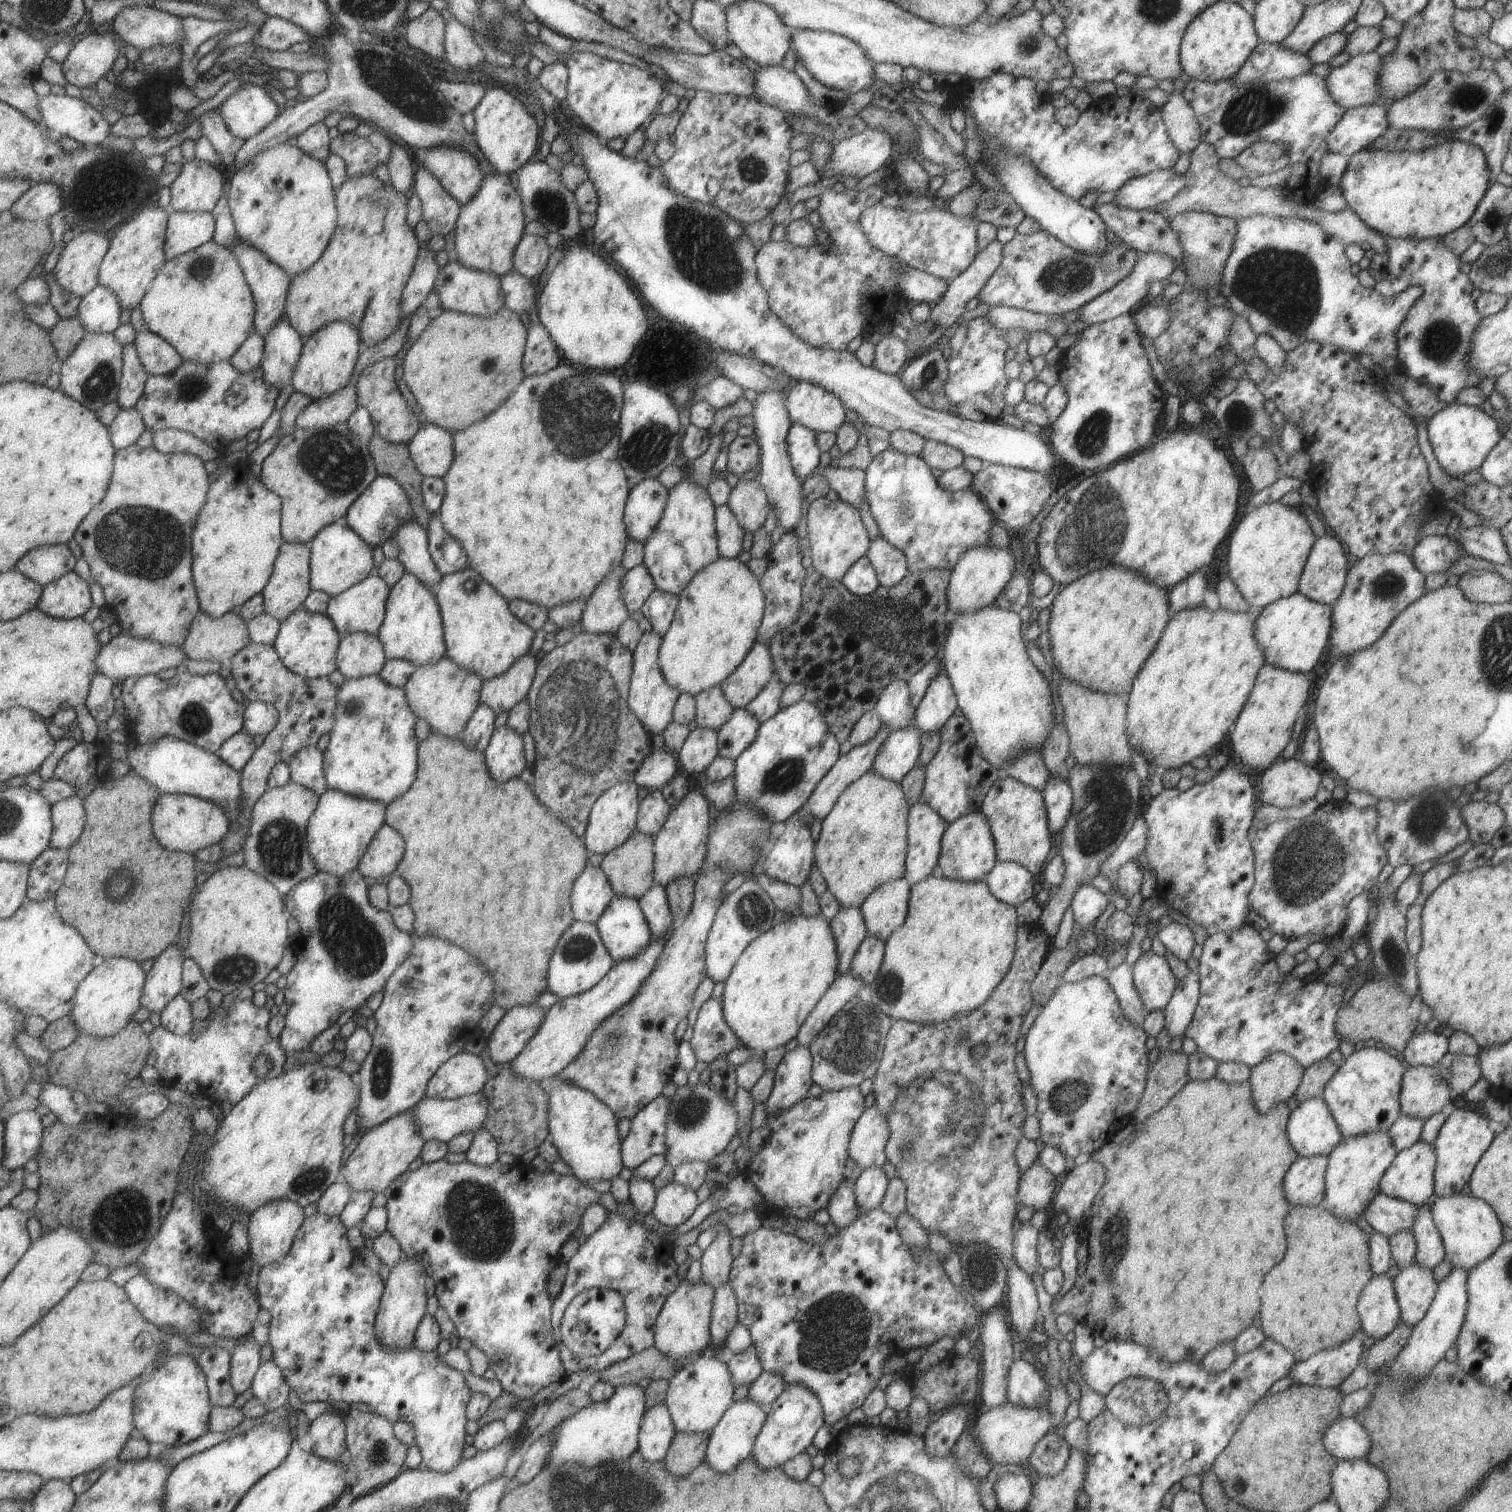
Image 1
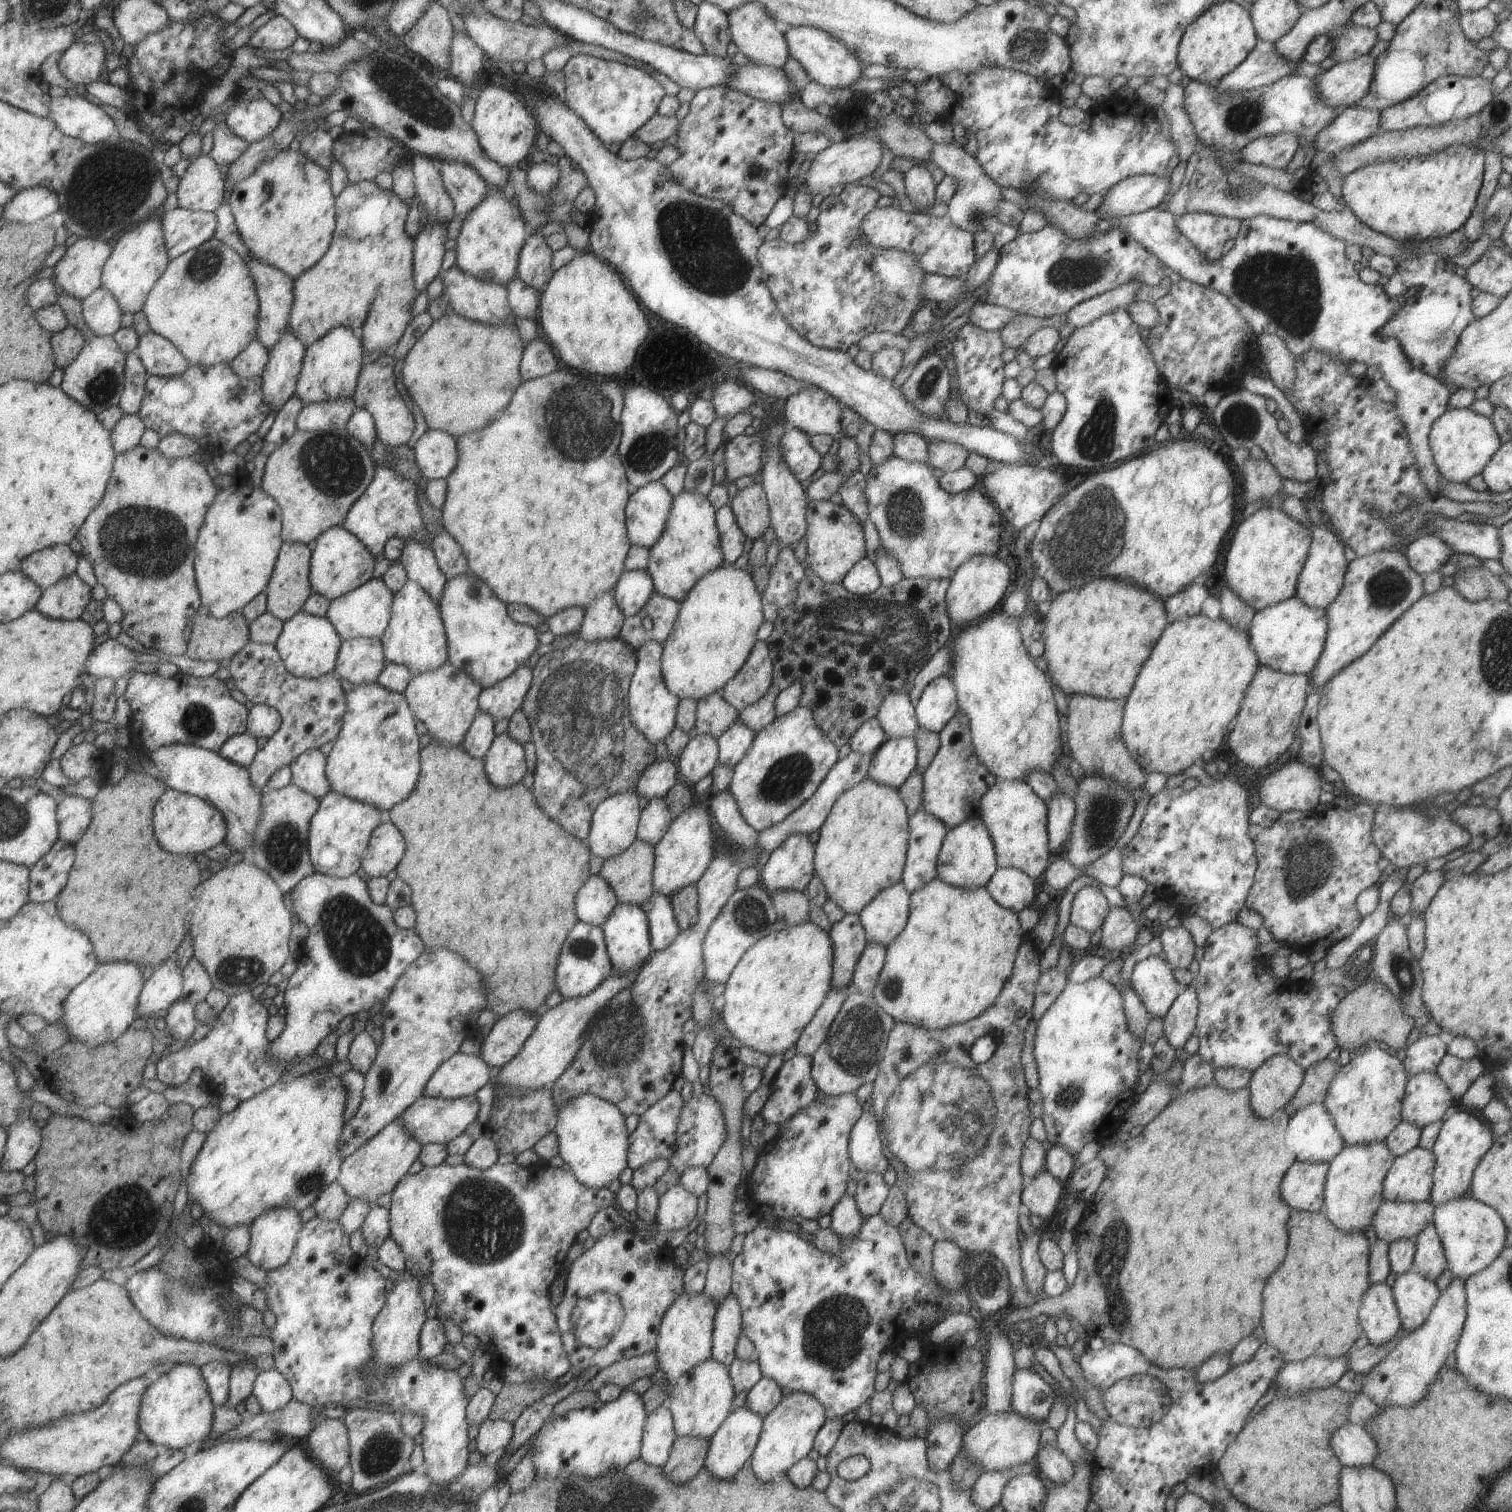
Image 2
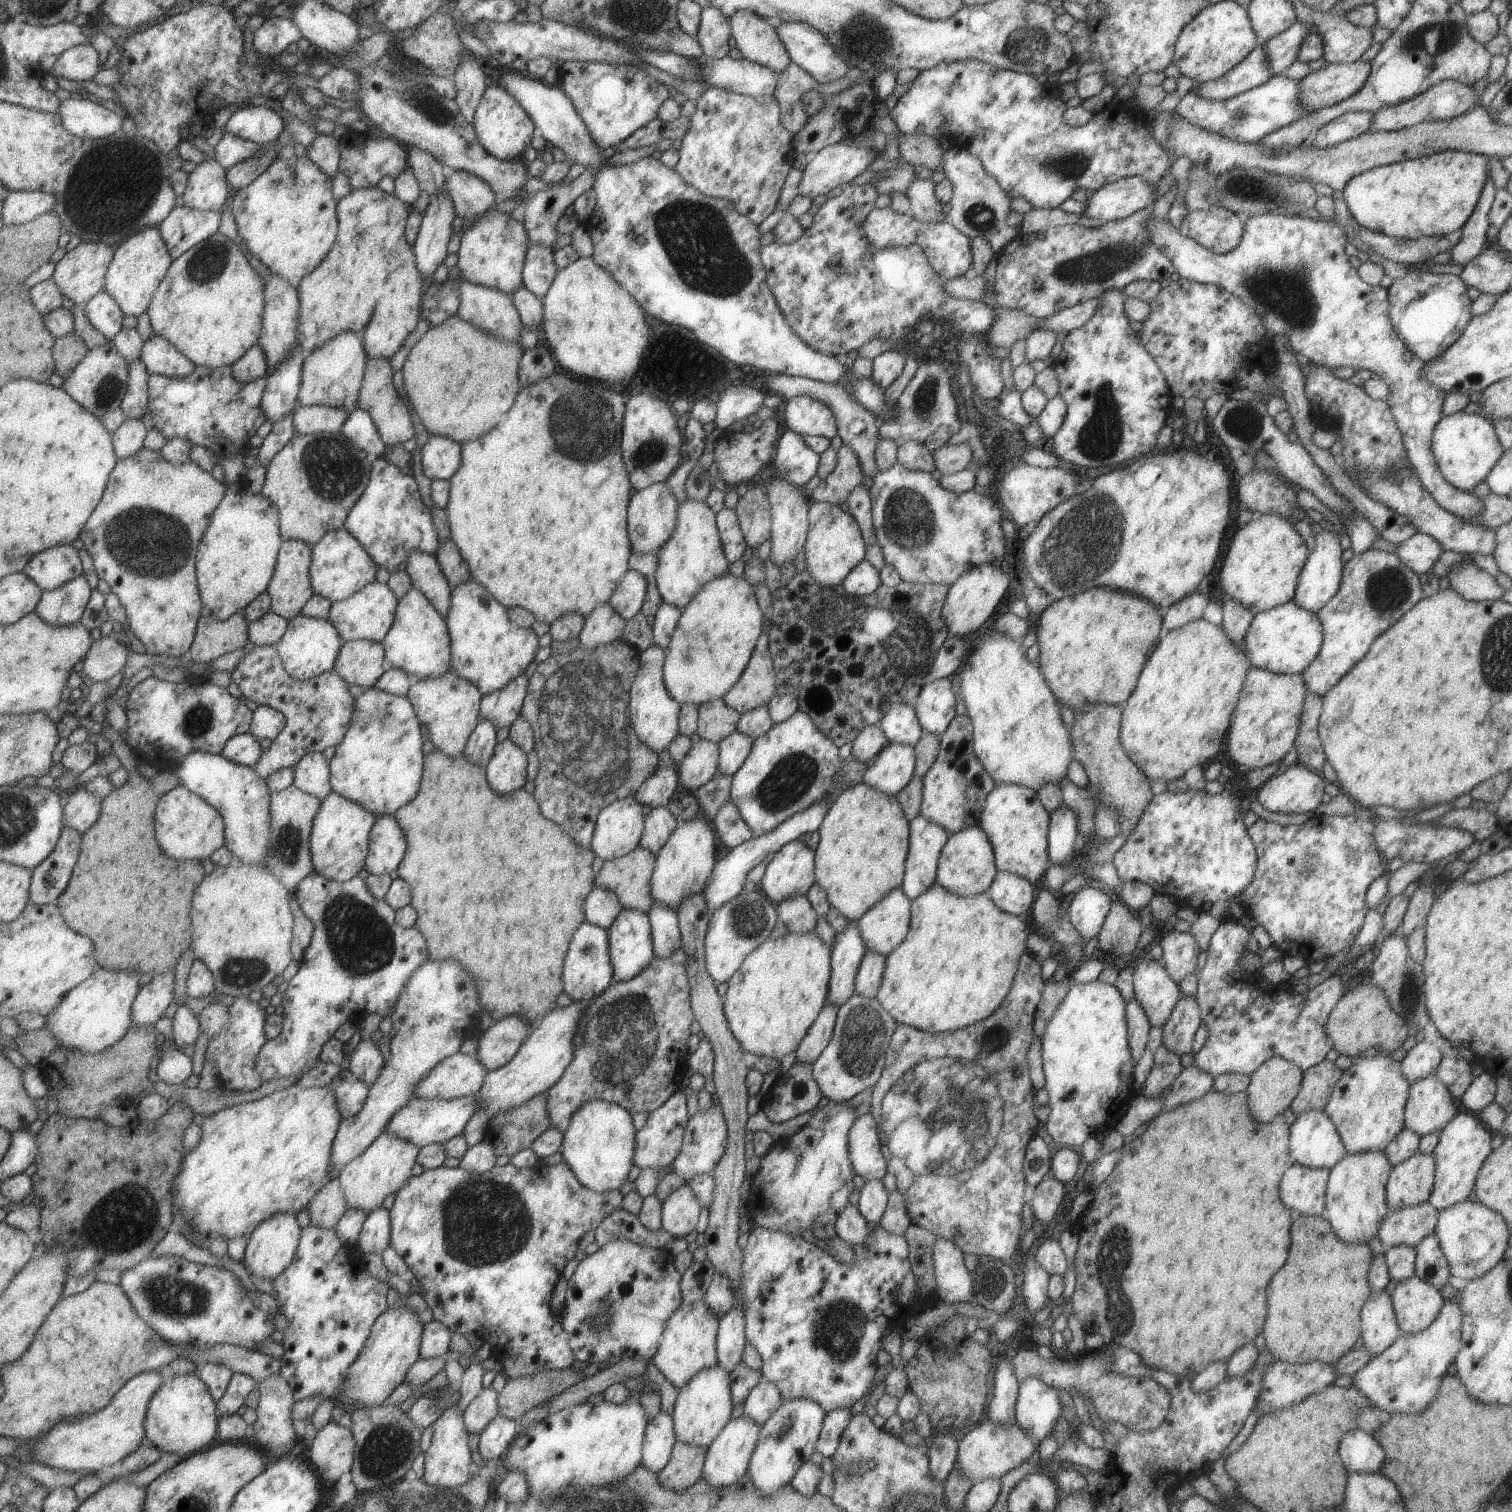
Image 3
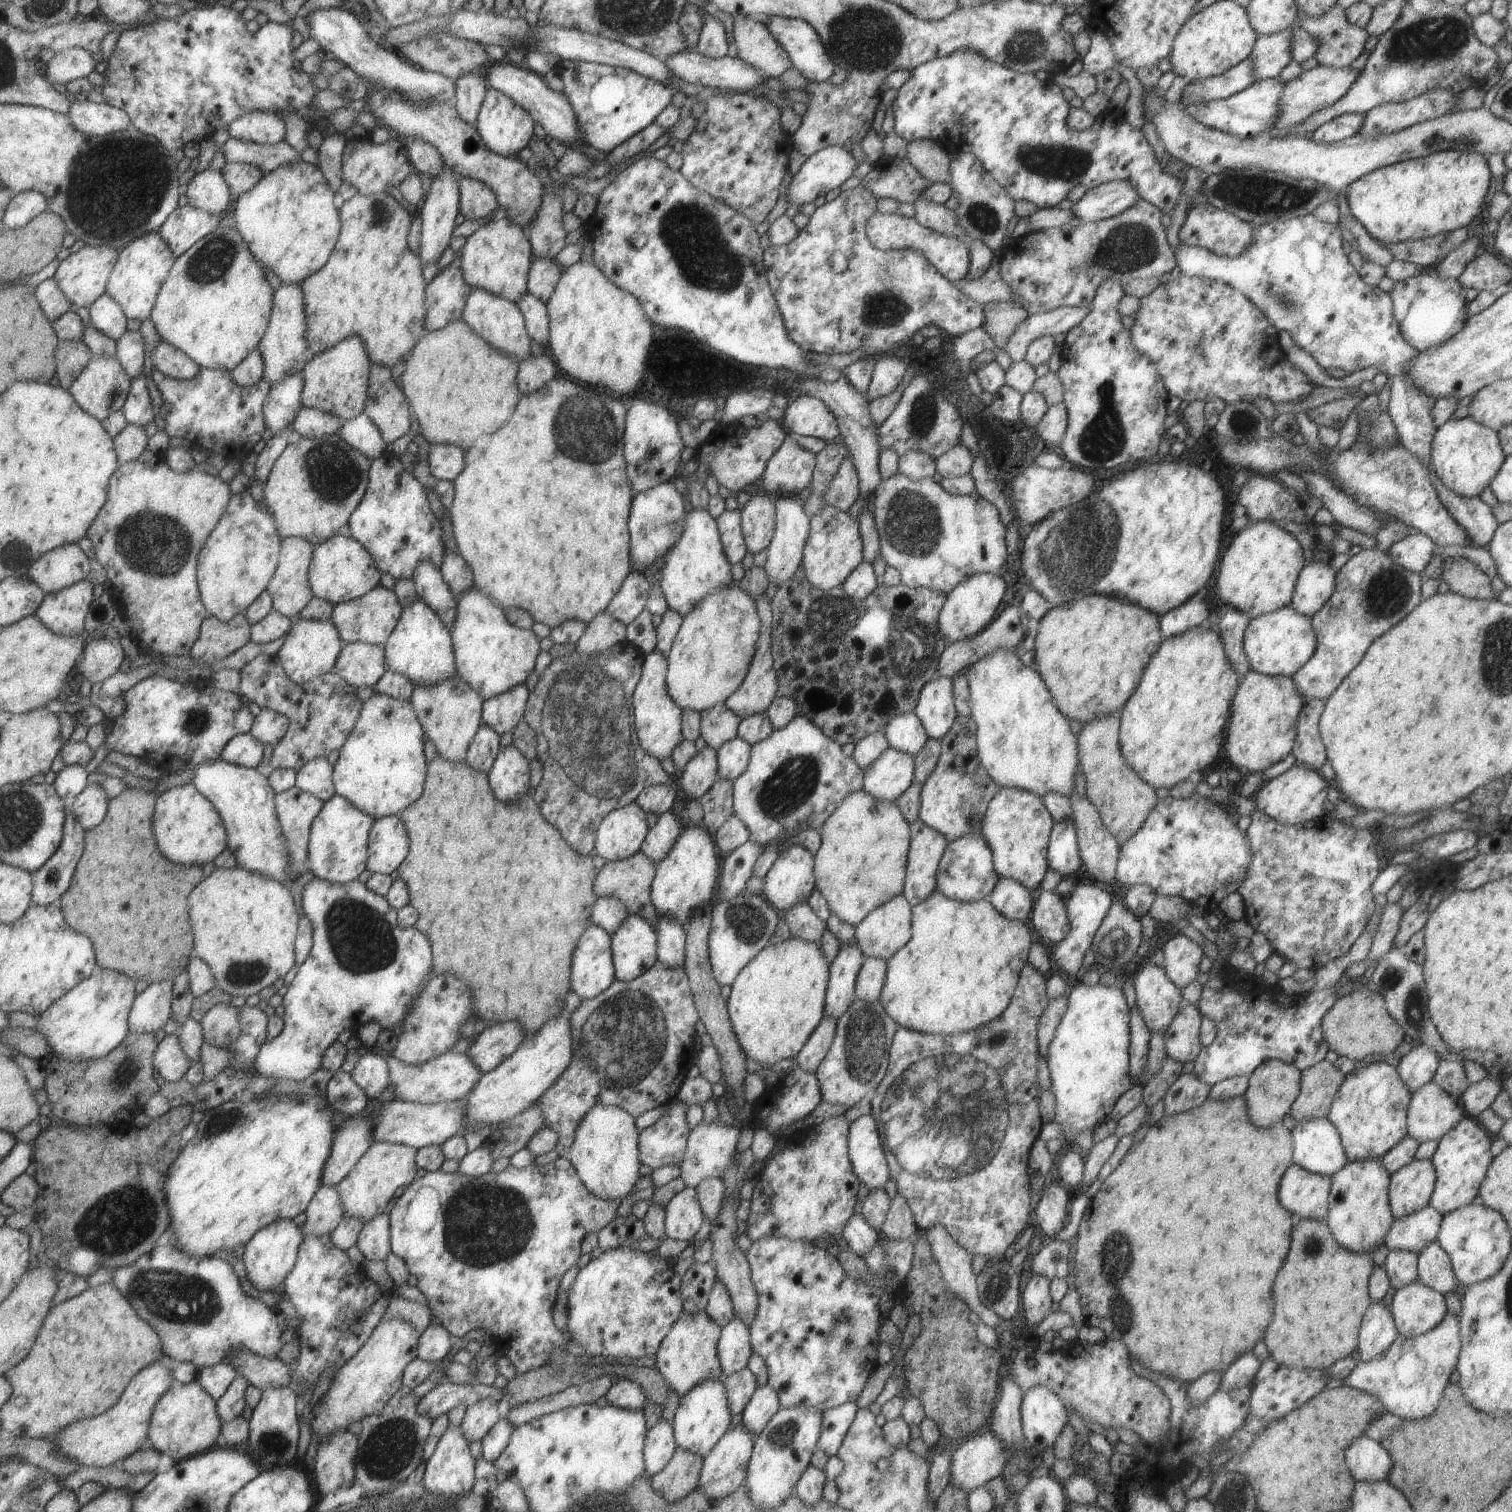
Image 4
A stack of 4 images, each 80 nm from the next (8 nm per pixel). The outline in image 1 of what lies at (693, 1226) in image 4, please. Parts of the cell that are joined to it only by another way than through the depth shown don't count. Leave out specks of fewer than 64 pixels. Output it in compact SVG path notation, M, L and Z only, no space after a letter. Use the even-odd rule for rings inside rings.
M671 1181L656 1191L650 1218L658 1226L675 1228L691 1216L697 1205L692 1188Z

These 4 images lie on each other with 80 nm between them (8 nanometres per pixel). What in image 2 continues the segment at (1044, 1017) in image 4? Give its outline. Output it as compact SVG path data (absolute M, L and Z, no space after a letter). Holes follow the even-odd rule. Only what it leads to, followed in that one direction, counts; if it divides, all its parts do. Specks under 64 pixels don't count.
M1057 964L1050 970L1040 972L1036 987L1034 988L1034 1003L1032 1006L1032 1019L1035 1024L1047 1012L1050 1004L1061 994L1067 984L1067 971L1062 971Z

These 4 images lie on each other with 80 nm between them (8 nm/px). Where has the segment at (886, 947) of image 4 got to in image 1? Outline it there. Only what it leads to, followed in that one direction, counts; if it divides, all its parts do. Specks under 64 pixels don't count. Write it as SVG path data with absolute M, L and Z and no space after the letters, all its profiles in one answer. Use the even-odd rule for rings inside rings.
M901 877L874 888L858 908L867 937L885 942L887 937L903 924L908 911L910 886Z

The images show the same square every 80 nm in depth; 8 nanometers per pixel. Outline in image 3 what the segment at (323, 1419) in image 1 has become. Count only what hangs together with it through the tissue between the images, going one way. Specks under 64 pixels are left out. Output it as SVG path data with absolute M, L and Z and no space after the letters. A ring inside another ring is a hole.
M332 1420L319 1430L308 1434L308 1459L321 1473L327 1489L332 1491L333 1484L350 1472L354 1444L349 1428Z

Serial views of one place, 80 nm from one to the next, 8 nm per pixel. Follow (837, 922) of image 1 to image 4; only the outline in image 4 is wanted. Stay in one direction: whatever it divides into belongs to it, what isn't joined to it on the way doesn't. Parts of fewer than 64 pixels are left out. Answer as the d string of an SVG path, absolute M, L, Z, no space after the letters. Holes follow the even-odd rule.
M855 940L840 944L835 960L828 966L823 1009L825 1019L837 1020L855 1000L856 976L864 957Z

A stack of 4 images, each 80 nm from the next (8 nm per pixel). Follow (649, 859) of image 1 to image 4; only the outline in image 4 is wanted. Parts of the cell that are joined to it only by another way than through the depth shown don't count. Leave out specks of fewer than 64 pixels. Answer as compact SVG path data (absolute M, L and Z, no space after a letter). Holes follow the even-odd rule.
M639 850L628 859L605 861L601 869L596 872L592 889L596 897L617 898L626 906L629 915L637 915L655 928L658 916L650 899L650 886L655 871L656 864Z

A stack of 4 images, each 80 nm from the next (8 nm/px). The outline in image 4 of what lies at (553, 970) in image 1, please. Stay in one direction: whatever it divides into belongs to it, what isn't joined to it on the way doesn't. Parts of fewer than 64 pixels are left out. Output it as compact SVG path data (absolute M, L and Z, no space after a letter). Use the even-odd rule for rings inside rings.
M589 925L577 939L570 966L570 990L580 999L590 999L613 981L611 937L597 925Z

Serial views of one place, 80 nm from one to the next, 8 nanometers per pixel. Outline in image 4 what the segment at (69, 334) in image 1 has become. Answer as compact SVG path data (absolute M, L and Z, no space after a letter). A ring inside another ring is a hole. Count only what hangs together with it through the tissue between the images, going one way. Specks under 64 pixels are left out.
M61 341L56 352L56 361L58 362L56 377L59 384L70 389L88 367L93 357L92 348L89 348L85 341Z

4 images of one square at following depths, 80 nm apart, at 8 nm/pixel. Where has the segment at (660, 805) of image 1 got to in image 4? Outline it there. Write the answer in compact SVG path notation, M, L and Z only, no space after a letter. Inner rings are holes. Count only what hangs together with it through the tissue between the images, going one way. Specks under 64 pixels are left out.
M671 811L660 814L656 824L647 831L640 851L657 866L668 856L680 831L681 826Z

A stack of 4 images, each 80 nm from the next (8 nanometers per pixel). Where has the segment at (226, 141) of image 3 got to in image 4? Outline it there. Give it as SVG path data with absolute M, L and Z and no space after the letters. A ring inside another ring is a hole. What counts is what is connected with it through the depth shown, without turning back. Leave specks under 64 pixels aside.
M232 136L221 147L221 152L227 163L249 163L258 166L265 175L277 170L281 165L290 165L301 160L299 153L285 141L274 145L260 145Z

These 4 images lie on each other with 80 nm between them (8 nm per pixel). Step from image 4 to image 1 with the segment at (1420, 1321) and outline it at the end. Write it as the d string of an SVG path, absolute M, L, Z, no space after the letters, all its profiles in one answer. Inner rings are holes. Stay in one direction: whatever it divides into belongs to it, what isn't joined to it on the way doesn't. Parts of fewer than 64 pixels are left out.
M1413 1262L1392 1279L1392 1287L1400 1320L1408 1327L1415 1326L1423 1318L1436 1293L1437 1285L1432 1272Z

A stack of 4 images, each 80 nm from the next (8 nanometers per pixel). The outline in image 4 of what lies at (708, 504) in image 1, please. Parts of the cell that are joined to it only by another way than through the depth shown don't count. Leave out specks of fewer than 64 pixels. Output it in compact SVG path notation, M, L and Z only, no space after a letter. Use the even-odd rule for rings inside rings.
M692 509L686 514L684 524L679 540L663 556L665 565L660 578L666 605L682 618L707 595L735 582L731 579L731 565L723 552L716 520L706 510Z

